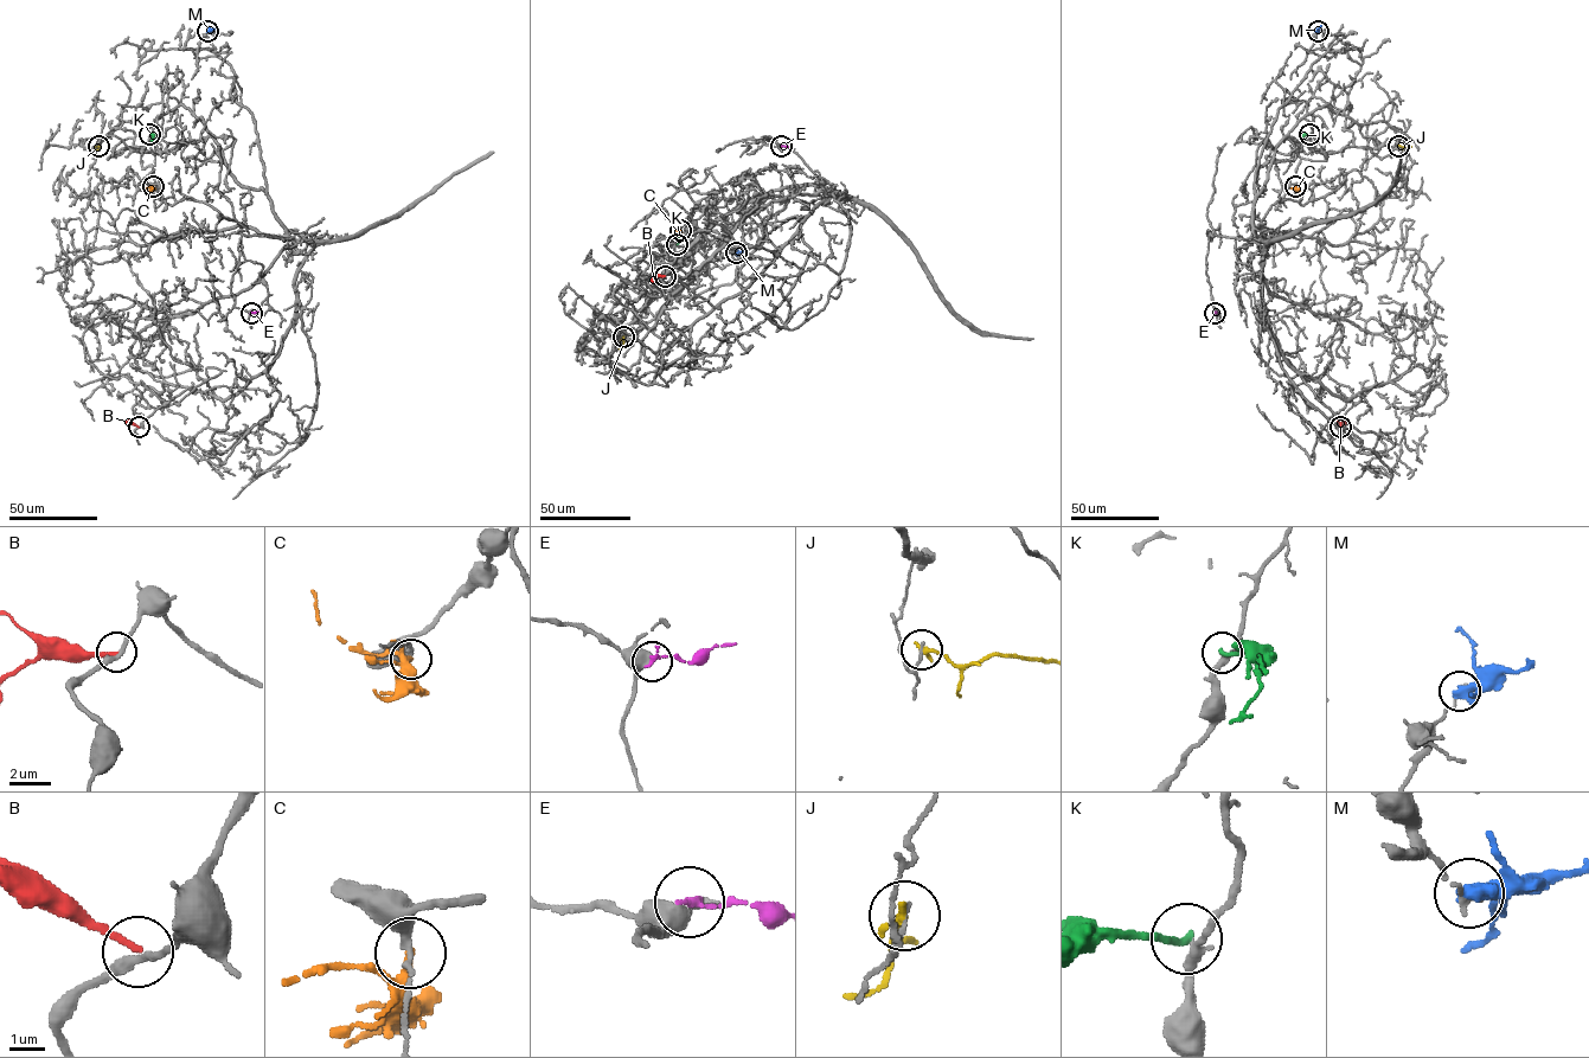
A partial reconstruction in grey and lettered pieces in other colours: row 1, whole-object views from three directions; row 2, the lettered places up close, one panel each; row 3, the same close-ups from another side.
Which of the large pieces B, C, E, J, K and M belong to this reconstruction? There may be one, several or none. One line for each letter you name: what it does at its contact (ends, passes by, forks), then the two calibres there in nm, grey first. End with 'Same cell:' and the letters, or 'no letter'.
Same cell: no letter

